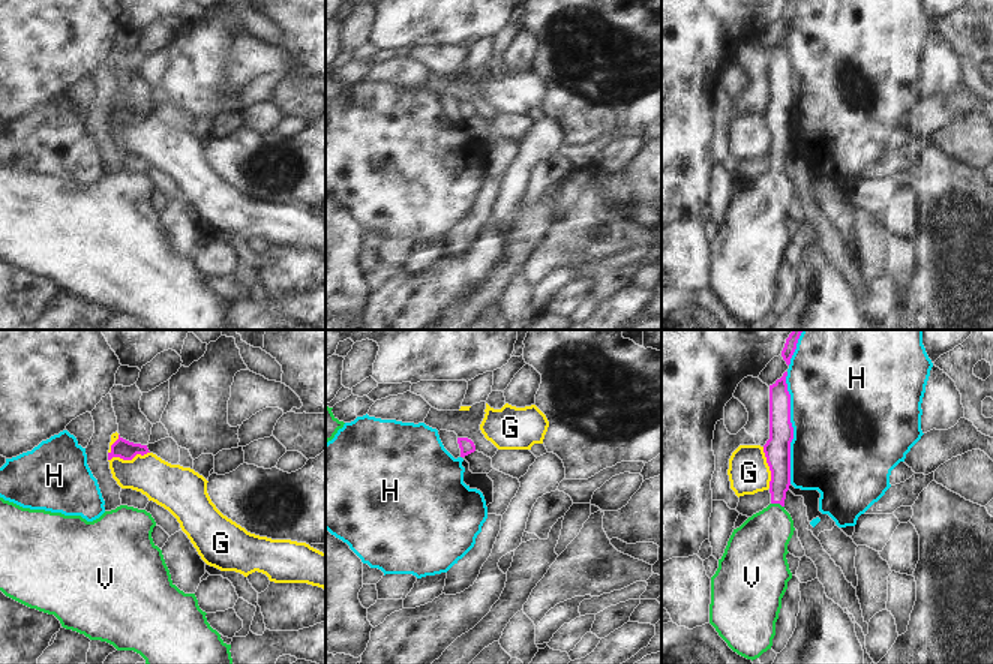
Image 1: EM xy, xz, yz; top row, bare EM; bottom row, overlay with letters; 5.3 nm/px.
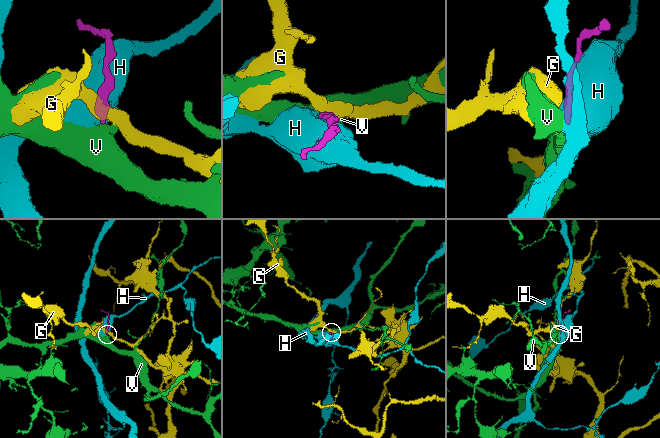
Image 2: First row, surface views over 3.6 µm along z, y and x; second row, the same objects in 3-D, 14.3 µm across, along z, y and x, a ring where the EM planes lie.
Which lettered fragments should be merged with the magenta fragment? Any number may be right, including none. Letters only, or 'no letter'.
V

